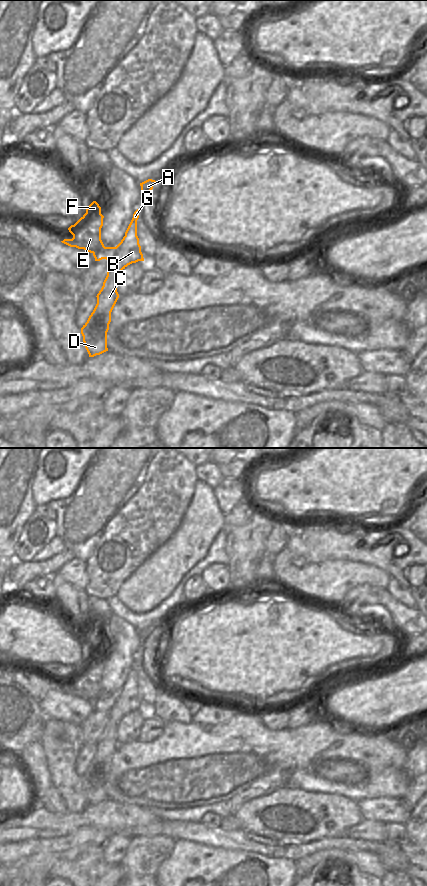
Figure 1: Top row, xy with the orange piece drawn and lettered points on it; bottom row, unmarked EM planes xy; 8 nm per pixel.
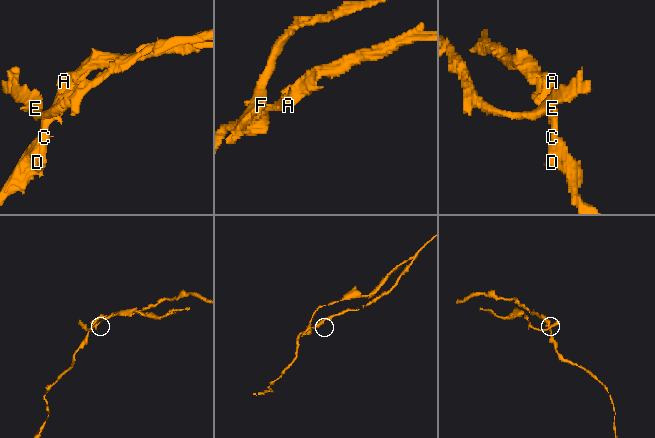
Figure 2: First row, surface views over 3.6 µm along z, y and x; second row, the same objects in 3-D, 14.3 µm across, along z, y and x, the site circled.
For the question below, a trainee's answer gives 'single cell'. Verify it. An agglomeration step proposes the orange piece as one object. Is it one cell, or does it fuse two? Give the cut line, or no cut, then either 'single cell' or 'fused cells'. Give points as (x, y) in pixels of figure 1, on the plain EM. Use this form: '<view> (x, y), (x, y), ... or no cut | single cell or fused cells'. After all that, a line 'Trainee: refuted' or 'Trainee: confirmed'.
xy (104, 694), (93, 701) | fused cells
Trainee: refuted

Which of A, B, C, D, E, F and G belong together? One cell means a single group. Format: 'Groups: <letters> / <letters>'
Groups: A B C D G / E F

